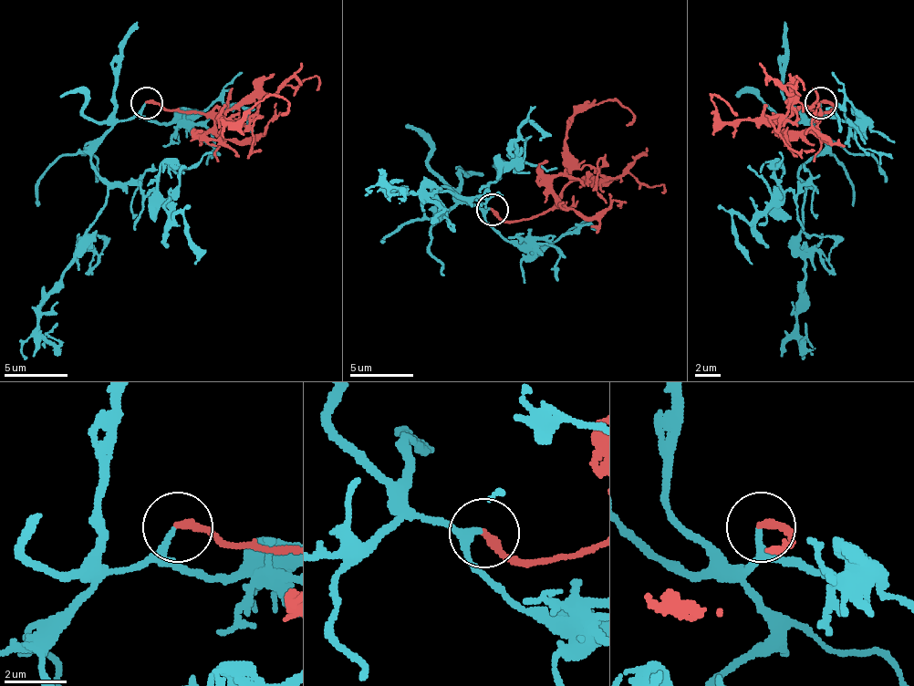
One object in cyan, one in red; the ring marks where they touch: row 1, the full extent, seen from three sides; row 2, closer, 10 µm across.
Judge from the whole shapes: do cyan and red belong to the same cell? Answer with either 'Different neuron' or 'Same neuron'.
Same neuron

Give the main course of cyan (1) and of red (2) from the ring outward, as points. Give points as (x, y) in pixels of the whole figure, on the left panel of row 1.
1: (144, 101), (90, 156), (106, 207), (39, 309), (39, 328), (23, 344), (26, 360)
2: (148, 101), (204, 114), (217, 108), (223, 114), (221, 120), (233, 120), (275, 95), (287, 101), (281, 114)

